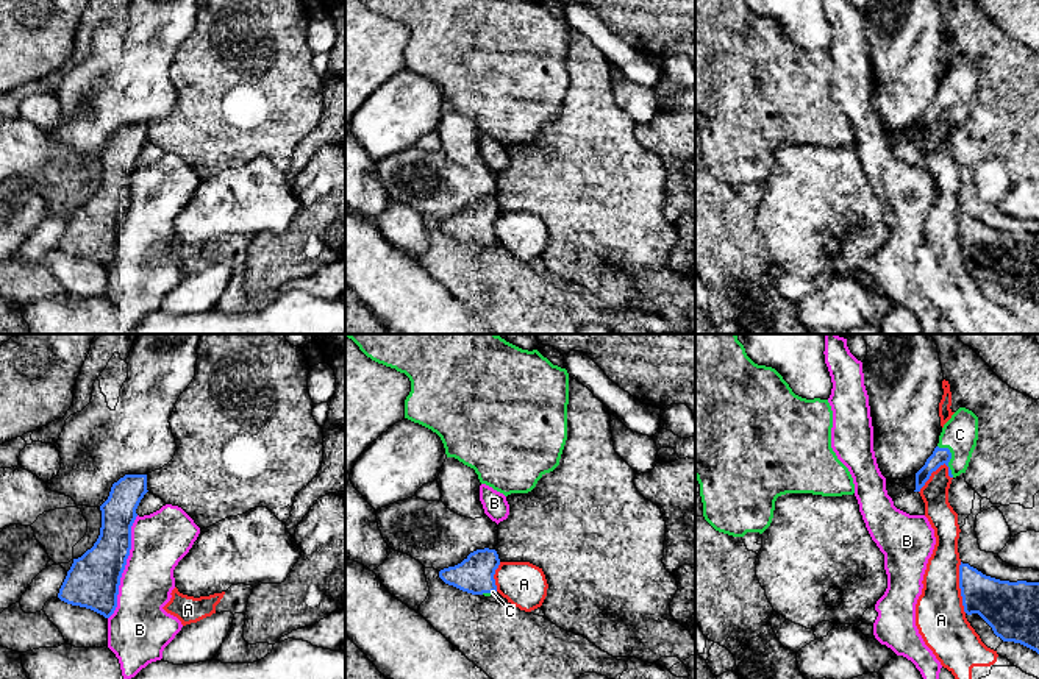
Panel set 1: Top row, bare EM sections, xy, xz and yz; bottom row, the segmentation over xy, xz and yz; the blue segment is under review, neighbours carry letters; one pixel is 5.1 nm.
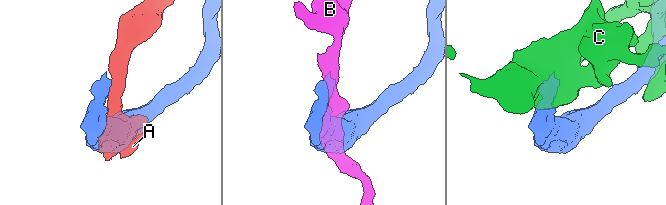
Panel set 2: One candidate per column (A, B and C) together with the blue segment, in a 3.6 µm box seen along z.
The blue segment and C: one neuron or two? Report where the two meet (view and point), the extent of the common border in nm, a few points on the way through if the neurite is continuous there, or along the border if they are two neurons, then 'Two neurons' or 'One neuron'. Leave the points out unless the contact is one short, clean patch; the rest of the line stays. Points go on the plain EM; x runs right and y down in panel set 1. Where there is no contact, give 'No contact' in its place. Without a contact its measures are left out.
Touches blue at yz (950, 108). Shared border 190 nm. One neuron

